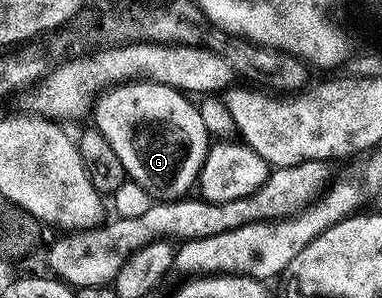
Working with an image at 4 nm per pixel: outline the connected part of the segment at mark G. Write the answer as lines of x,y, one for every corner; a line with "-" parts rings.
119,82
107,90
103,97
100,95
94,101
93,124
107,139
109,146
113,146
117,158
121,158
121,166
127,171
127,179
137,182
152,198
158,198
160,201
186,197
190,193
187,191
196,187
199,171
209,147
205,122
201,122
198,107
194,103
190,104
187,101
190,99
184,93
164,84

